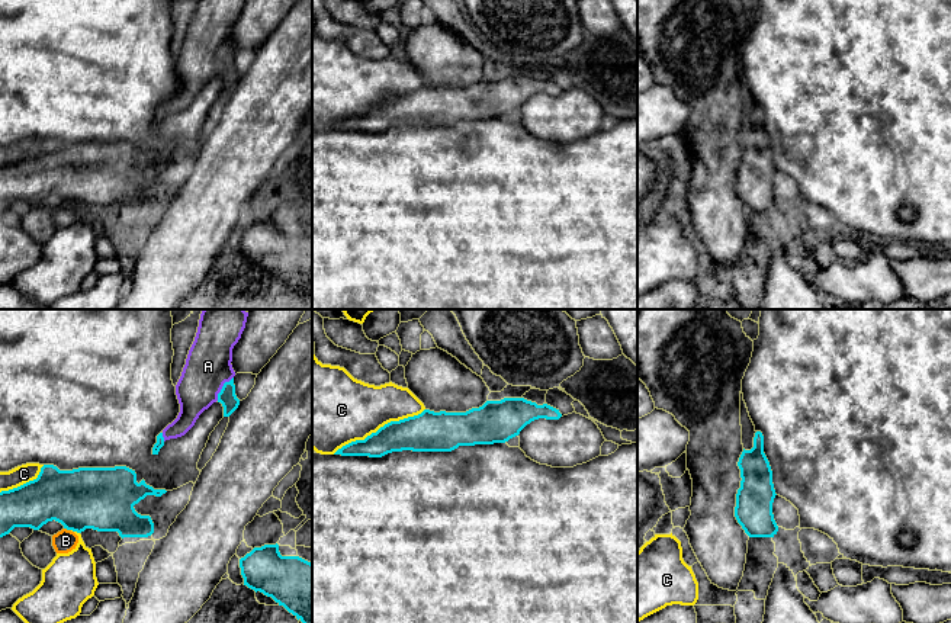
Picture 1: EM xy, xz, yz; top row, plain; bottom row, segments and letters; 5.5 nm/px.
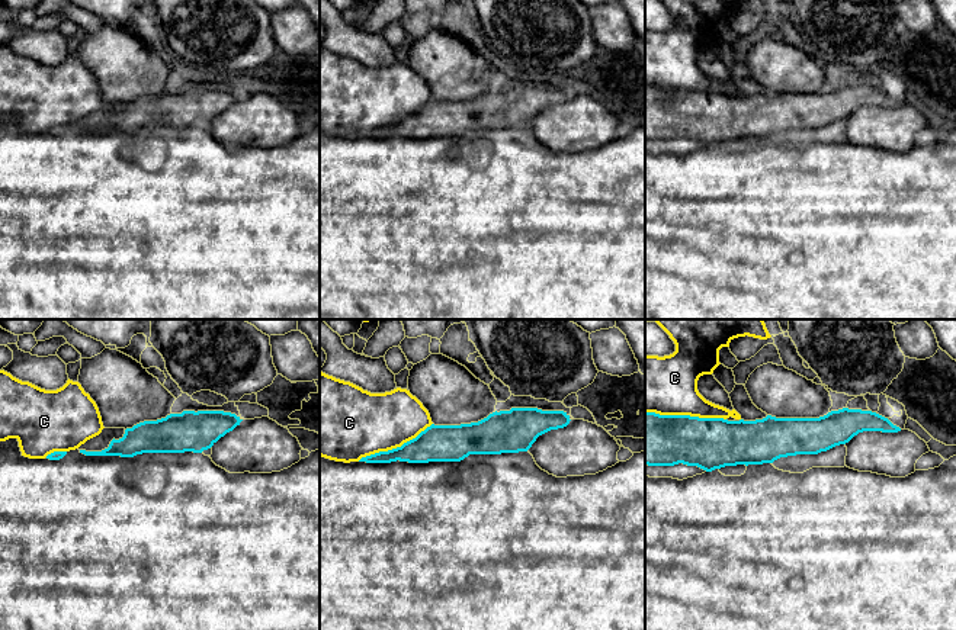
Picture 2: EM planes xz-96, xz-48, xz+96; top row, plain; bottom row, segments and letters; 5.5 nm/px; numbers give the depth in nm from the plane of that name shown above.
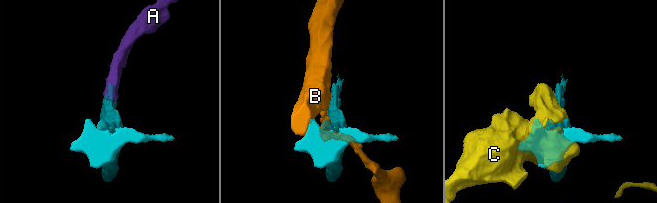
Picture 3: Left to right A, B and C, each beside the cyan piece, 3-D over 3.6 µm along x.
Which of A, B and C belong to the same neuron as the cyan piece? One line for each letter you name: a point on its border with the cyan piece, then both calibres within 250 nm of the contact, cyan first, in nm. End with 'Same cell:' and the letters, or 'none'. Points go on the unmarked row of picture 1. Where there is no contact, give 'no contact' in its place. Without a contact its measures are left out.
A: meets cyan in xy at (222, 63); 100 nm thick on the cyan side, 260 nm on the other
Same cell: A

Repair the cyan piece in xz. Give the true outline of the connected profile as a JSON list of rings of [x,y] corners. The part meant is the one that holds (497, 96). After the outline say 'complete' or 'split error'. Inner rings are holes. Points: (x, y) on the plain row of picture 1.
[[[524,73],[486,76],[466,87],[421,89],[391,96],[364,115],[351,116],[334,129],[382,132],[392,126],[452,126],[459,121],[505,118],[534,94],[559,94],[559,84]]] | complete

